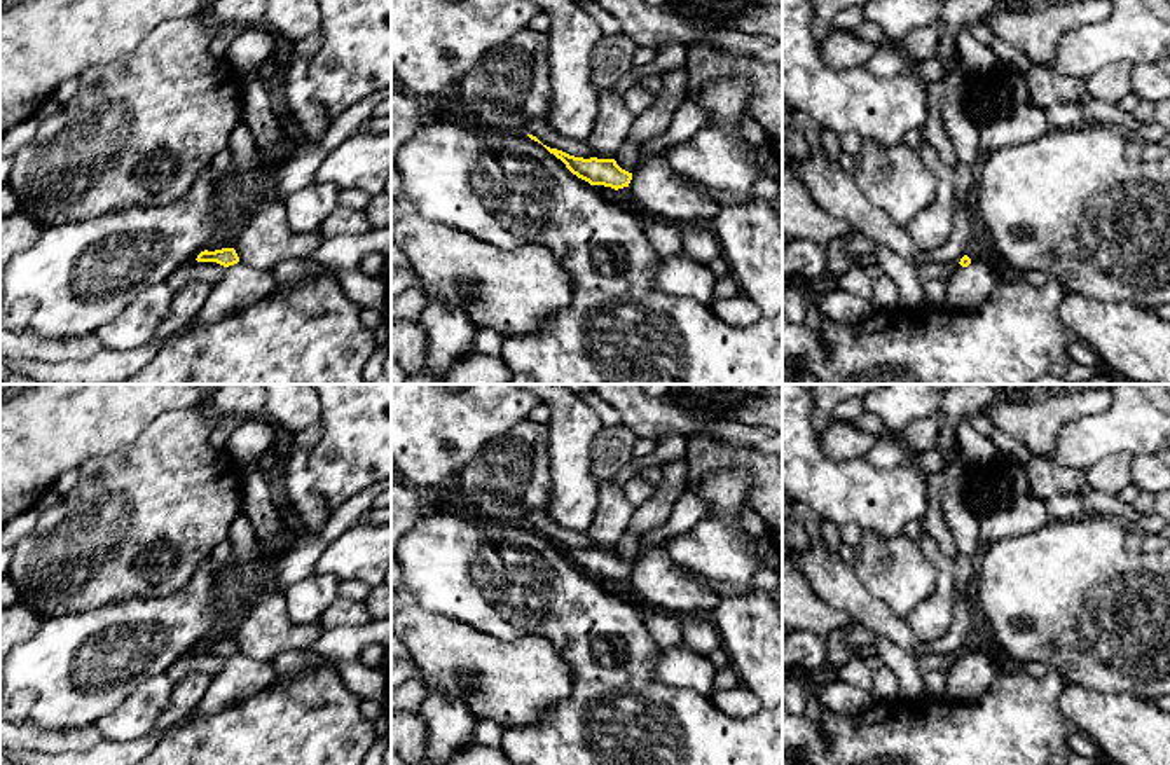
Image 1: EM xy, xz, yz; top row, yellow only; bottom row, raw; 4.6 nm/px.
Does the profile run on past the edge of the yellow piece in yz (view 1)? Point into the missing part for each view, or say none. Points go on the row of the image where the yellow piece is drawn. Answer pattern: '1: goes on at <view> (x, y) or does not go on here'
1: does not go on here

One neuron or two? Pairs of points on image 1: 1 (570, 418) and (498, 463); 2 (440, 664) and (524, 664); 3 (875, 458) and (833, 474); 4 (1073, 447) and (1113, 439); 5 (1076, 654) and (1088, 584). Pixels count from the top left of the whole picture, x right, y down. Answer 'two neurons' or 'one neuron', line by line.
1: two neurons
2: one neuron
3: two neurons
4: one neuron
5: one neuron

